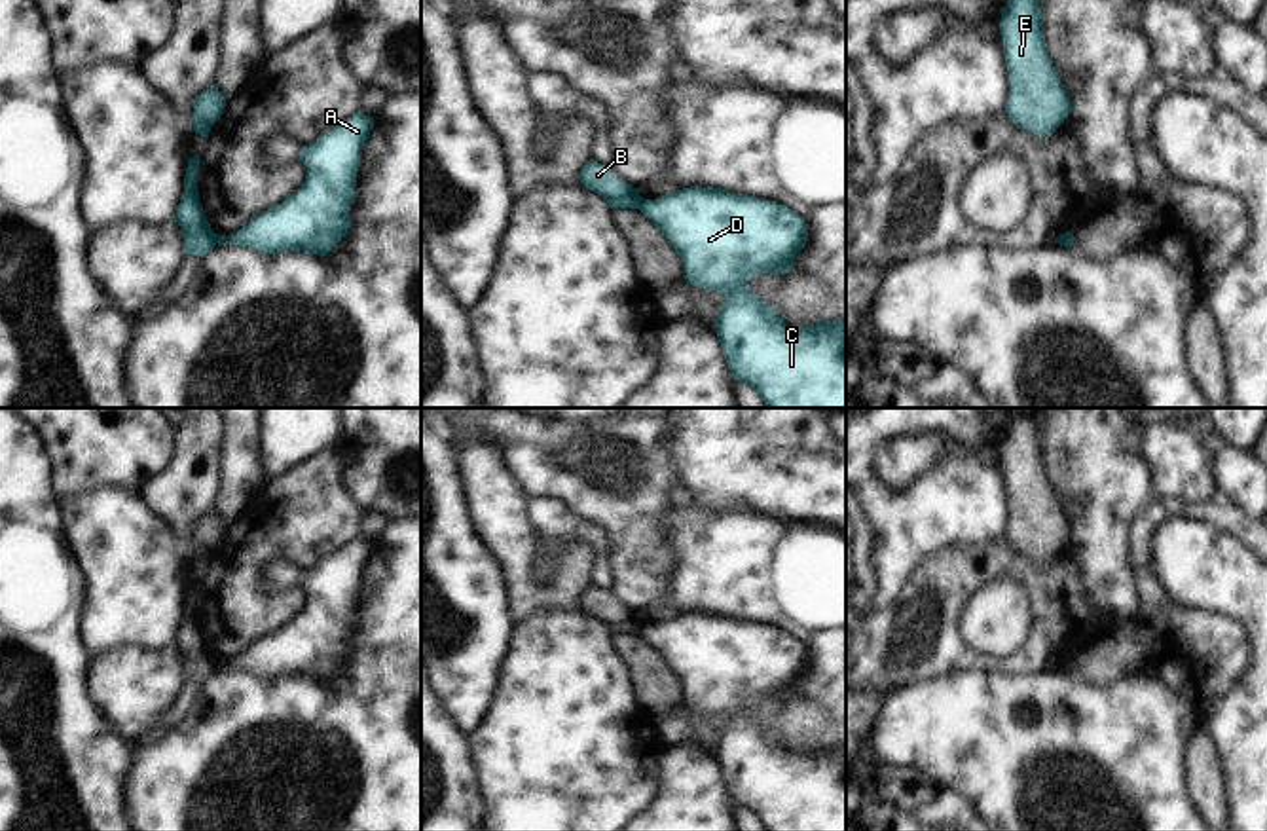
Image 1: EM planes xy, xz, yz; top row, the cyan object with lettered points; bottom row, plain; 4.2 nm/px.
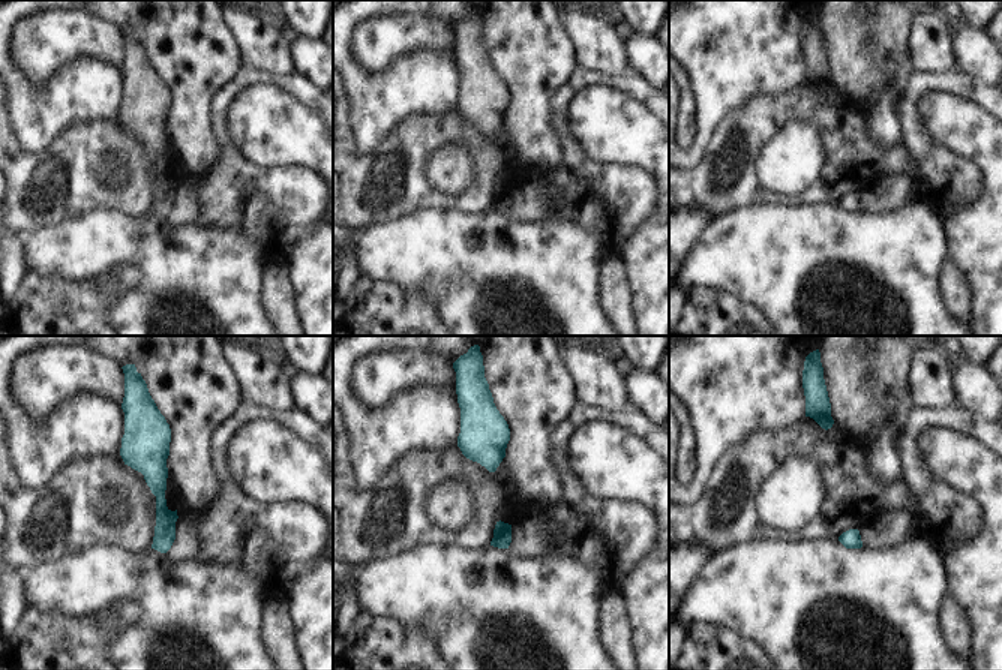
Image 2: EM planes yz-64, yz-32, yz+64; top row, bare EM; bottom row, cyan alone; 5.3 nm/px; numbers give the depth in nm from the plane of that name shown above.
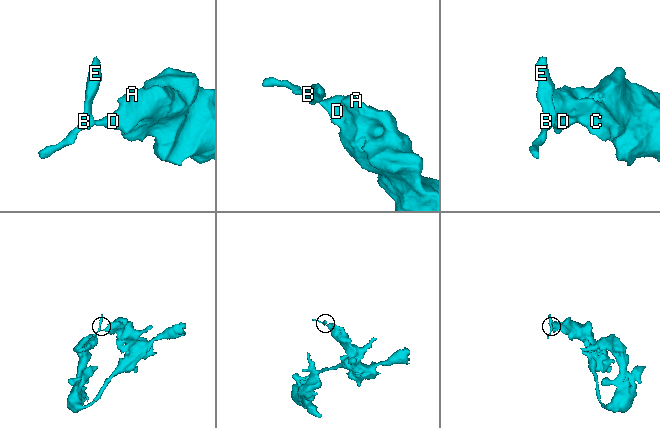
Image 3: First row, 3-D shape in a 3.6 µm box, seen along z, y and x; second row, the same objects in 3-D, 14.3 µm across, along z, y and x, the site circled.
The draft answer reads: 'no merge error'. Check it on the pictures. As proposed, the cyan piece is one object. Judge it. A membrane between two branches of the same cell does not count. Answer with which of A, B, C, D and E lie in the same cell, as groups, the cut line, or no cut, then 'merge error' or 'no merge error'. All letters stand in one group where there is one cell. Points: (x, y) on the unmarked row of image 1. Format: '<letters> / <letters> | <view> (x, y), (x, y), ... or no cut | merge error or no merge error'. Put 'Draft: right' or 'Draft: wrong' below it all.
A C D / B E | xz (642, 623), (638, 632) | merge error
Draft: wrong

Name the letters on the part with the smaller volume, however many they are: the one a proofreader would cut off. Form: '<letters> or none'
B, E

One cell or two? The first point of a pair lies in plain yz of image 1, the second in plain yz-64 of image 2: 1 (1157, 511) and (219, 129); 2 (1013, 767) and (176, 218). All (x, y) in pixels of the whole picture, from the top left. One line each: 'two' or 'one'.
1: one
2: two

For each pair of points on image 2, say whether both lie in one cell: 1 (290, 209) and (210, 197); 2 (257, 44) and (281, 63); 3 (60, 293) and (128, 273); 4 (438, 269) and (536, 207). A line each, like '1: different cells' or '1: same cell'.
1: same cell
2: same cell
3: same cell
4: different cells

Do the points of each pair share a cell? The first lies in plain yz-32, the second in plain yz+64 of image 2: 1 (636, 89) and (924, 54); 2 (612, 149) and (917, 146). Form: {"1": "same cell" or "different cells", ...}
{"1": "different cells", "2": "different cells"}

